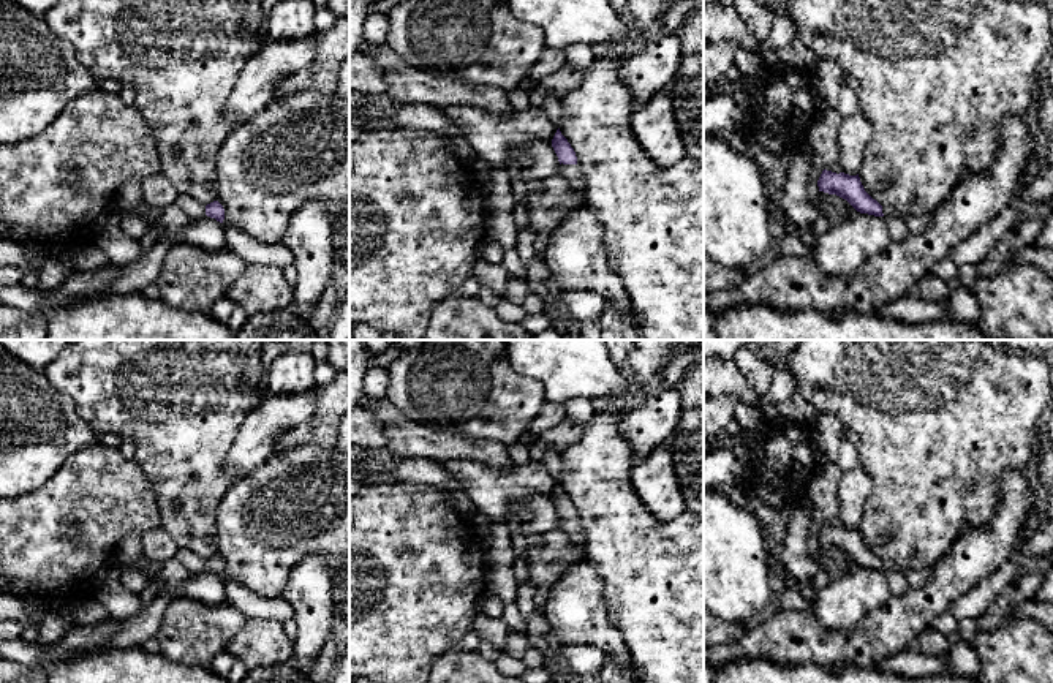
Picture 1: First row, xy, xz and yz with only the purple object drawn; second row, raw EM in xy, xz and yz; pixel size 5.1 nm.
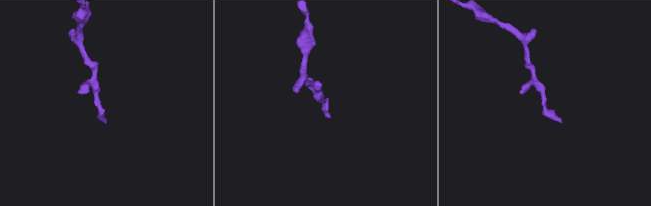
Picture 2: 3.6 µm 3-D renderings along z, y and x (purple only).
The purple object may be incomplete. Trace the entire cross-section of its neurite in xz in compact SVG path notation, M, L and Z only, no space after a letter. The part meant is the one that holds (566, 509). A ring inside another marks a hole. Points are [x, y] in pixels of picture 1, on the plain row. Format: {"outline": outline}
{"outline": "M560 482L557 484L552 501L558 511L560 523L568 533L569 541L580 549L580 557L585 561L585 538L582 525L577 519L577 511L568 493L561 489Z"}

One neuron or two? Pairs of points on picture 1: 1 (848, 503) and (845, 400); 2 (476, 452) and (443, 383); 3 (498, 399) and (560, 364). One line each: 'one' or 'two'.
1: two
2: two
3: two

